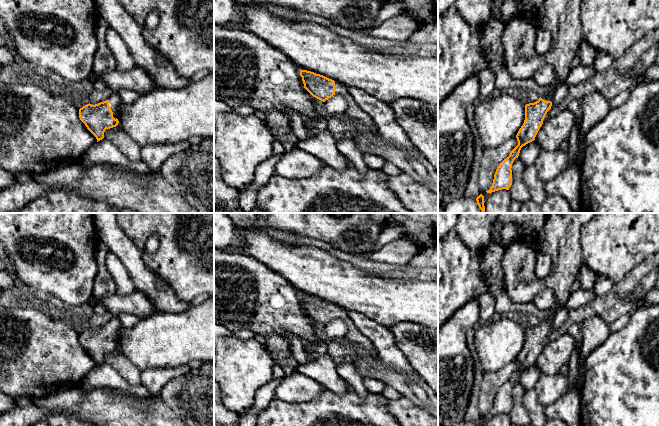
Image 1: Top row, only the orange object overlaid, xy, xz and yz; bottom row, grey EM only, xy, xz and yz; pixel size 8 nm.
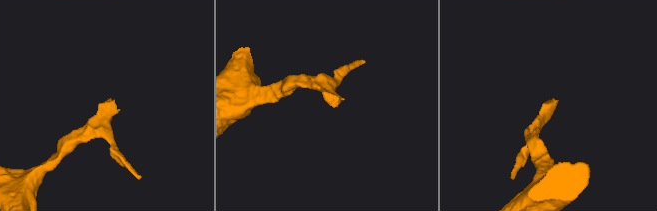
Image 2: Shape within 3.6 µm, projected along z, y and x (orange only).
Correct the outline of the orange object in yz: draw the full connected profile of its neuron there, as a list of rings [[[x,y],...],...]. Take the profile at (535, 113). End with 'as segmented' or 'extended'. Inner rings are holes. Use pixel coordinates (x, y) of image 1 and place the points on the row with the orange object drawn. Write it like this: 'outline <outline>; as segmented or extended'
outline [[[554,90],[541,96],[536,102],[525,105],[525,120],[516,135],[518,145],[497,167],[492,186],[486,191],[487,193],[509,190],[512,185],[512,164],[518,158],[521,148],[535,140],[547,112],[551,109],[553,95]]]; extended

